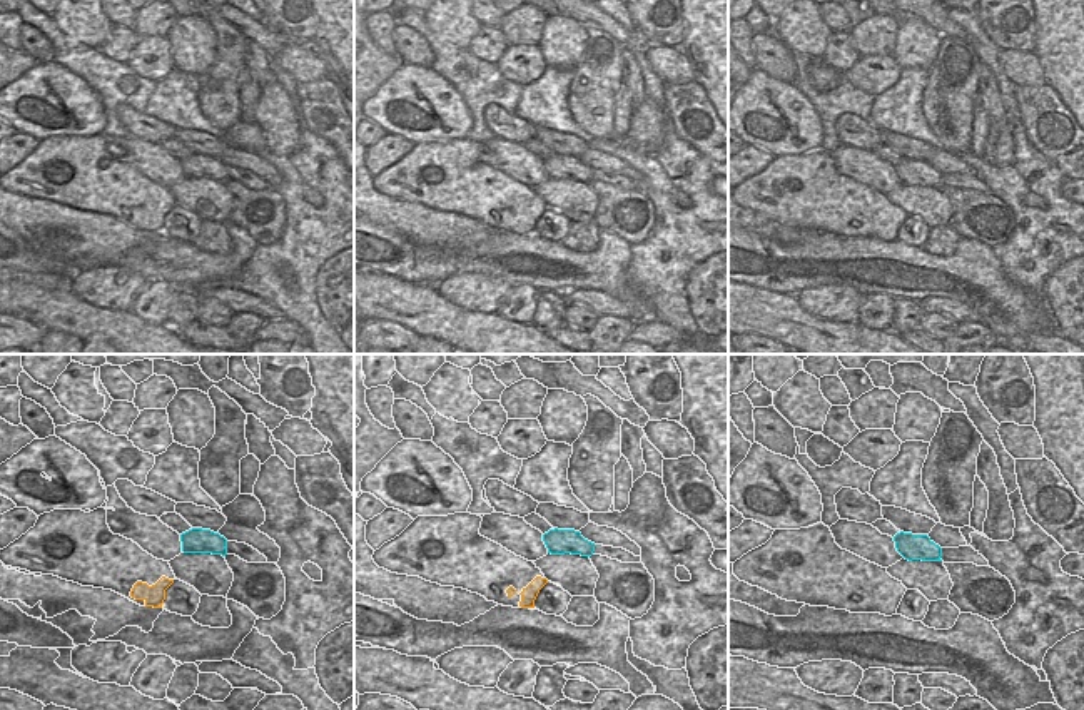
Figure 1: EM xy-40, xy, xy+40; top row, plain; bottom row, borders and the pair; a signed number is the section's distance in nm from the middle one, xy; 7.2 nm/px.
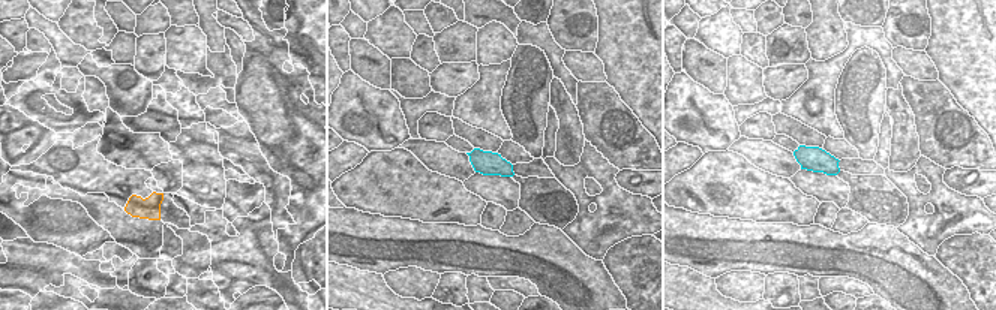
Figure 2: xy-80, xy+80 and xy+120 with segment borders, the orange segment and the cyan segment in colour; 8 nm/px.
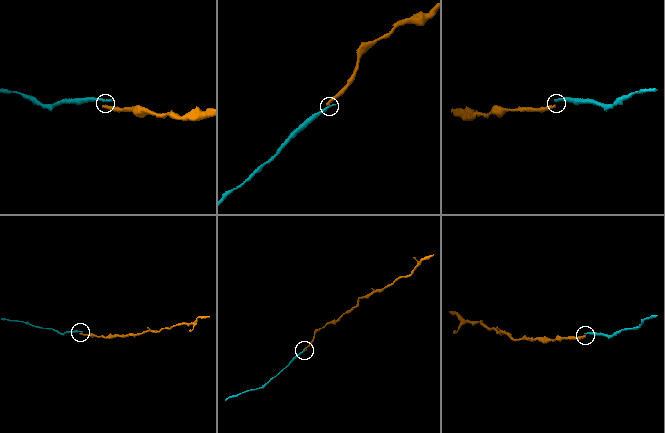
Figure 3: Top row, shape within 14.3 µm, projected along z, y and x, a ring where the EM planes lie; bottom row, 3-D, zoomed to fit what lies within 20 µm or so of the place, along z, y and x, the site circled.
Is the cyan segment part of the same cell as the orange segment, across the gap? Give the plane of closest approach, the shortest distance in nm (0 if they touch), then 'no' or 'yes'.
xy | 190 nm | yes

